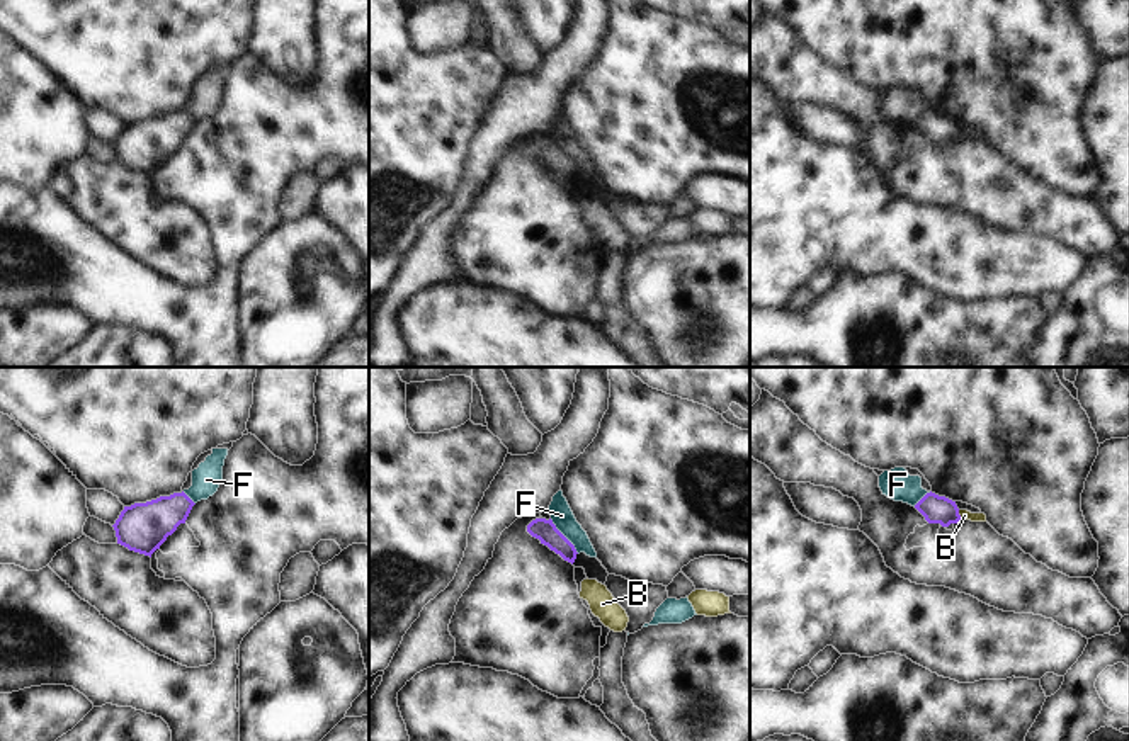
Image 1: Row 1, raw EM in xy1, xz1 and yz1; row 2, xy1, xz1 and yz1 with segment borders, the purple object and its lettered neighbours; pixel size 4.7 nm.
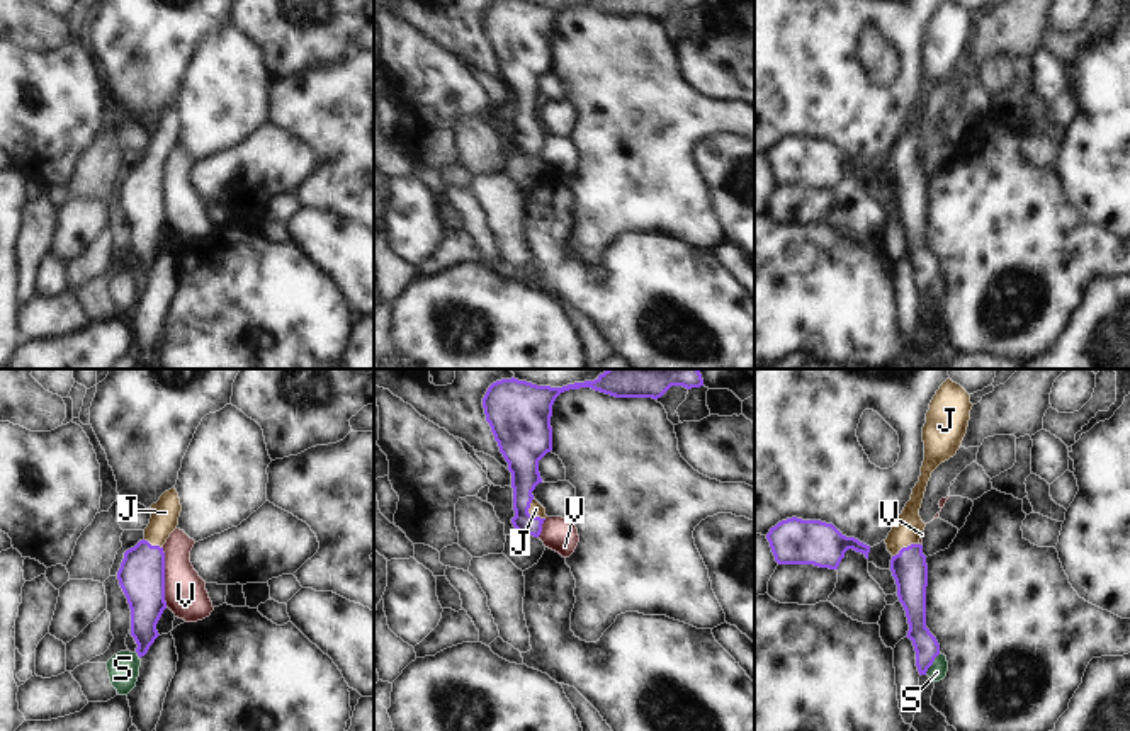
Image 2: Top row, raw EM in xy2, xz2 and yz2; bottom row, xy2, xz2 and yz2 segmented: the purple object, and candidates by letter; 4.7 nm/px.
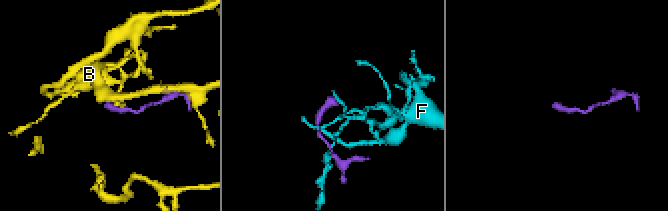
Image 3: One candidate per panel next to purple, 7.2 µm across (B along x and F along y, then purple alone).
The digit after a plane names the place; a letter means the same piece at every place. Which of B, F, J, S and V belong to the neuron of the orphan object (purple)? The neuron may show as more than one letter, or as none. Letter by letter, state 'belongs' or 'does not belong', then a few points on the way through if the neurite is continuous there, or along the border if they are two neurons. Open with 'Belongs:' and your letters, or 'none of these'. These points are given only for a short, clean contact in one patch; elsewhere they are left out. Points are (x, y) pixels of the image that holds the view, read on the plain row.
Belongs: J
B: does not belong; border along yz1 (958, 130), (961, 138)
F: does not belong; border along xz1 (550, 138), (578, 172)
J: belongs; runs through xz2 (524, 80), (524, 123), (529, 133), (536, 128)
S: does not belong; border along yz2 (940, 272), (925, 293)
V: does not belong; border along xy2 (162, 167), (163, 220), (167, 225)

